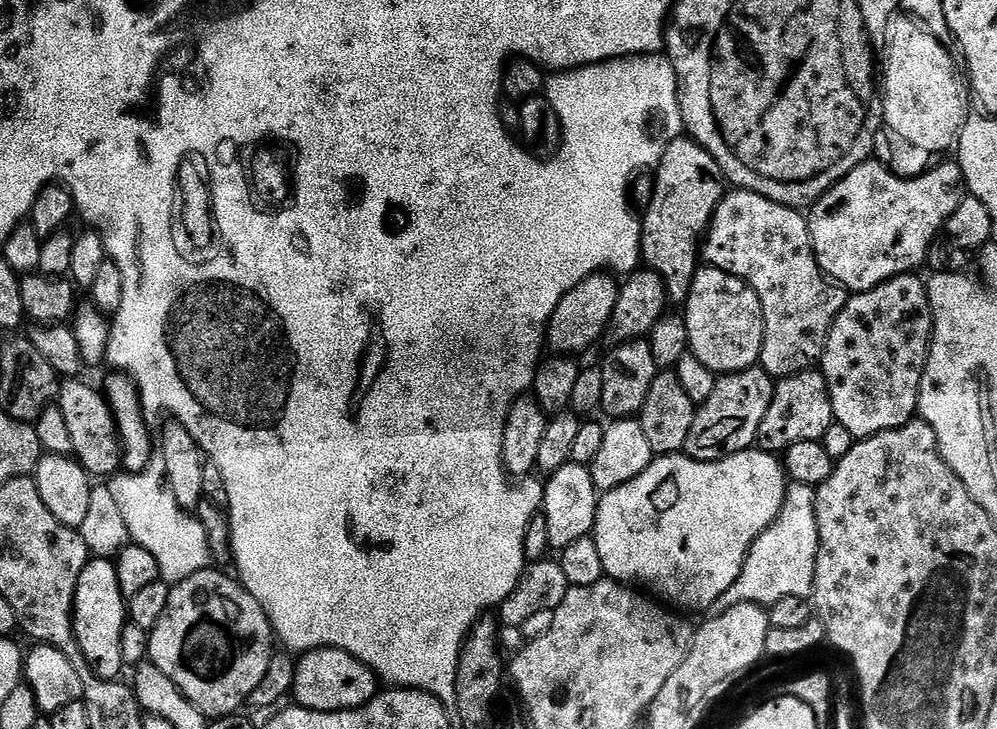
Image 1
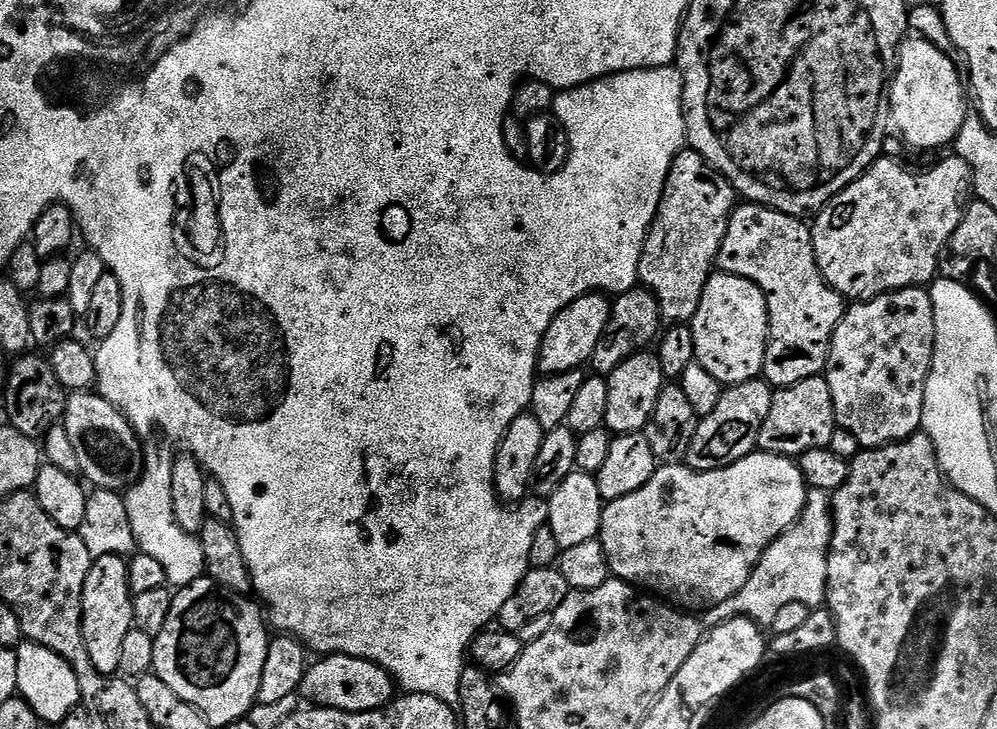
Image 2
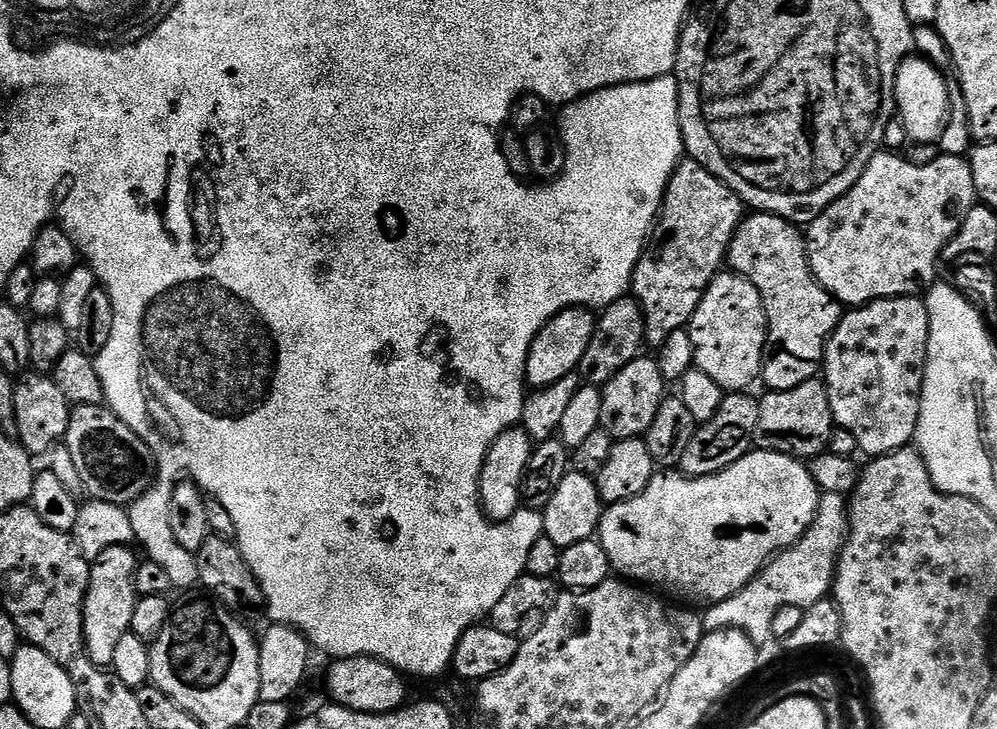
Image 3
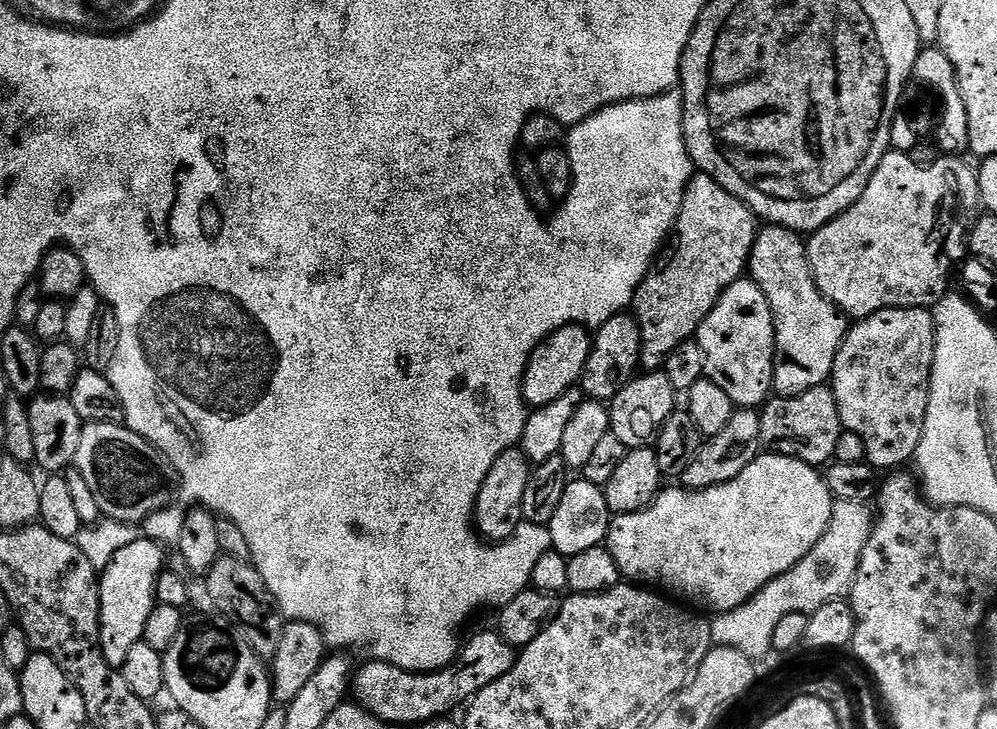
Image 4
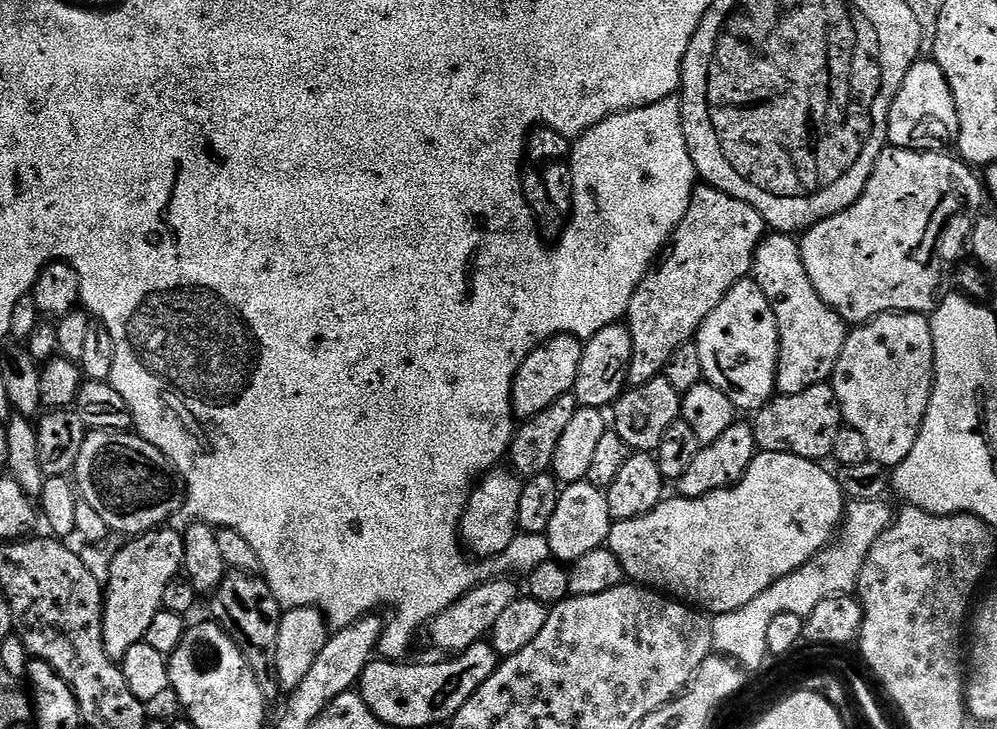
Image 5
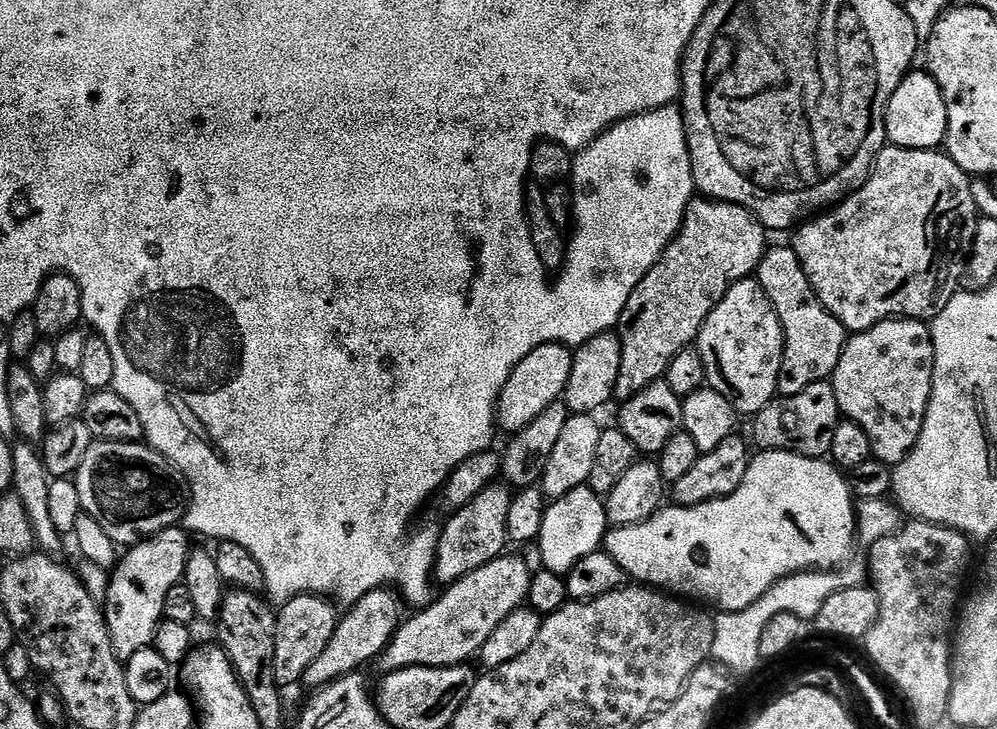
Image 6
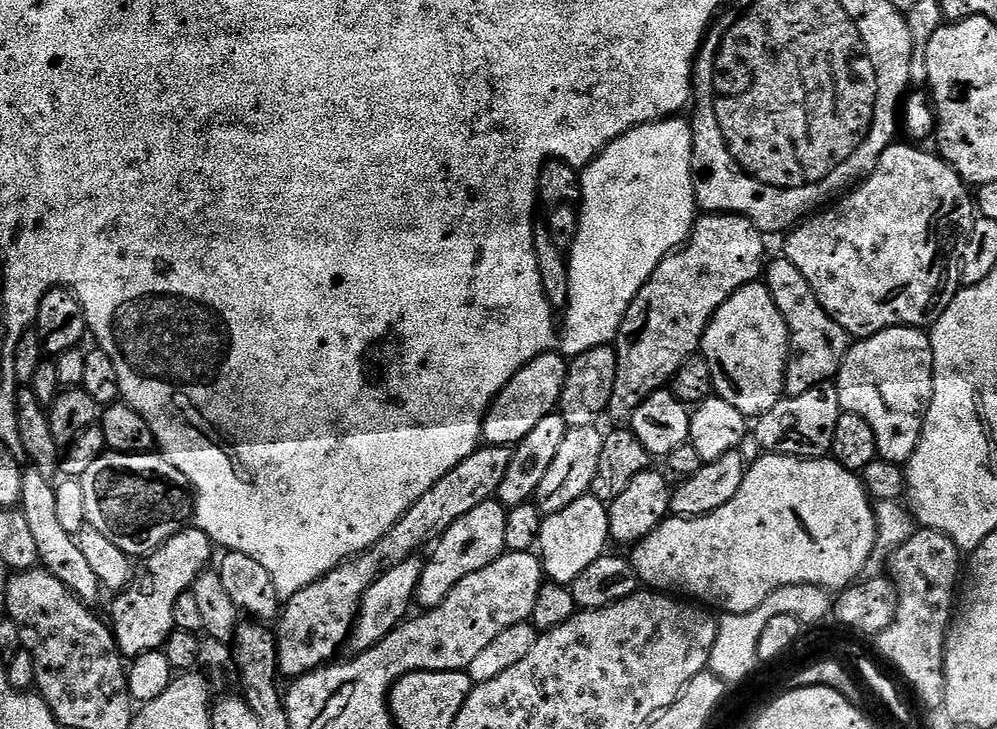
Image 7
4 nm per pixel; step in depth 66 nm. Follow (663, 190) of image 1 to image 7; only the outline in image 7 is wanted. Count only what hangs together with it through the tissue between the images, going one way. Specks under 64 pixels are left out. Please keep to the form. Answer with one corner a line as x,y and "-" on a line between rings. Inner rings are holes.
713,212
711,214
701,215
699,219
697,219
696,223
692,226
692,234
688,237
688,243
677,248
675,252
671,252
671,254
658,265
651,278
642,286
642,290
638,290
634,302
630,302
630,310
626,310
626,314
622,318
620,333
616,336
614,341
616,357
618,358
618,374
614,378
614,394
610,394
610,402
608,403
607,415
609,417
613,416
616,422
631,421
632,412
638,410
638,406
642,406
642,402
646,402
646,398
650,398
650,394
661,391
661,389
671,381
672,377
676,375
677,370
679,370
690,357
697,355
697,353
701,351
704,332
708,329
708,323
712,321
714,313
722,306
722,302
729,300
742,286
757,283
757,281
761,279
762,273
766,268
766,259
764,260
764,240
766,240
765,233
756,228
752,220
748,220
744,216
738,216
730,212

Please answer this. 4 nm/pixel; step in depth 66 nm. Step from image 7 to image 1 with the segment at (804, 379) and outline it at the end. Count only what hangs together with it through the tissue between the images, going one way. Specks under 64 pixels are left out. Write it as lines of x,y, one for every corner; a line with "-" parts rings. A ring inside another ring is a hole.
736,188
735,190
725,191
724,198
702,241
702,260
707,267
717,268
726,274
736,276
739,280
745,280
758,294
760,305
762,306
762,314
764,315
764,345
760,351
758,364
759,367
763,368
773,378
783,378
785,376
793,376
799,372
807,372
815,369
823,361
824,347
828,341
832,323
835,322
837,314
846,306
849,297
849,293
841,288
839,284
829,280
824,275
824,271
818,266
816,255
812,249
812,235
808,229
808,221
809,217
803,211
791,208
790,206
782,206
770,198
762,198
762,194
754,194
745,188

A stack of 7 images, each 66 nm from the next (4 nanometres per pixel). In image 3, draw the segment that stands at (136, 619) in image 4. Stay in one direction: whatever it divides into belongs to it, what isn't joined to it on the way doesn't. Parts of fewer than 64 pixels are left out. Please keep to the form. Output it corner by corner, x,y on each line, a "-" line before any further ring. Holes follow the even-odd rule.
111,546
90,564
90,582
84,599
84,648
88,657
102,669
114,662
118,642
132,627
134,608
138,599
136,570
138,559
131,547

